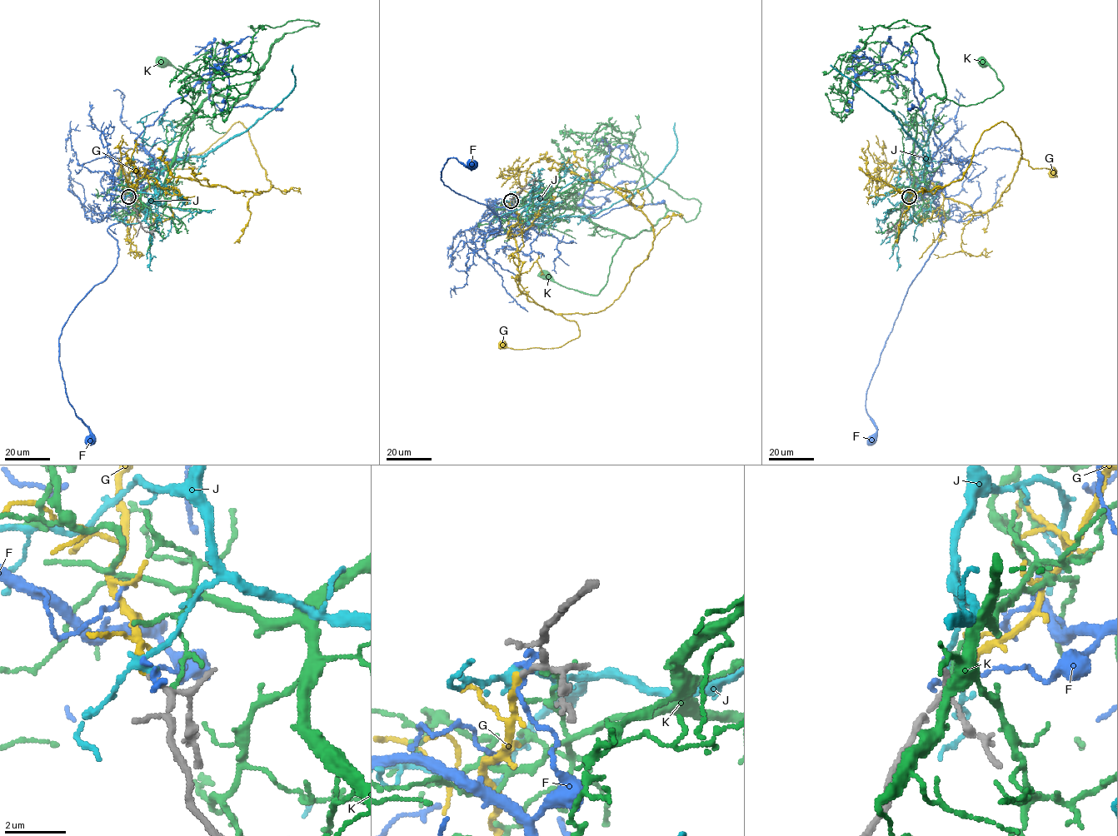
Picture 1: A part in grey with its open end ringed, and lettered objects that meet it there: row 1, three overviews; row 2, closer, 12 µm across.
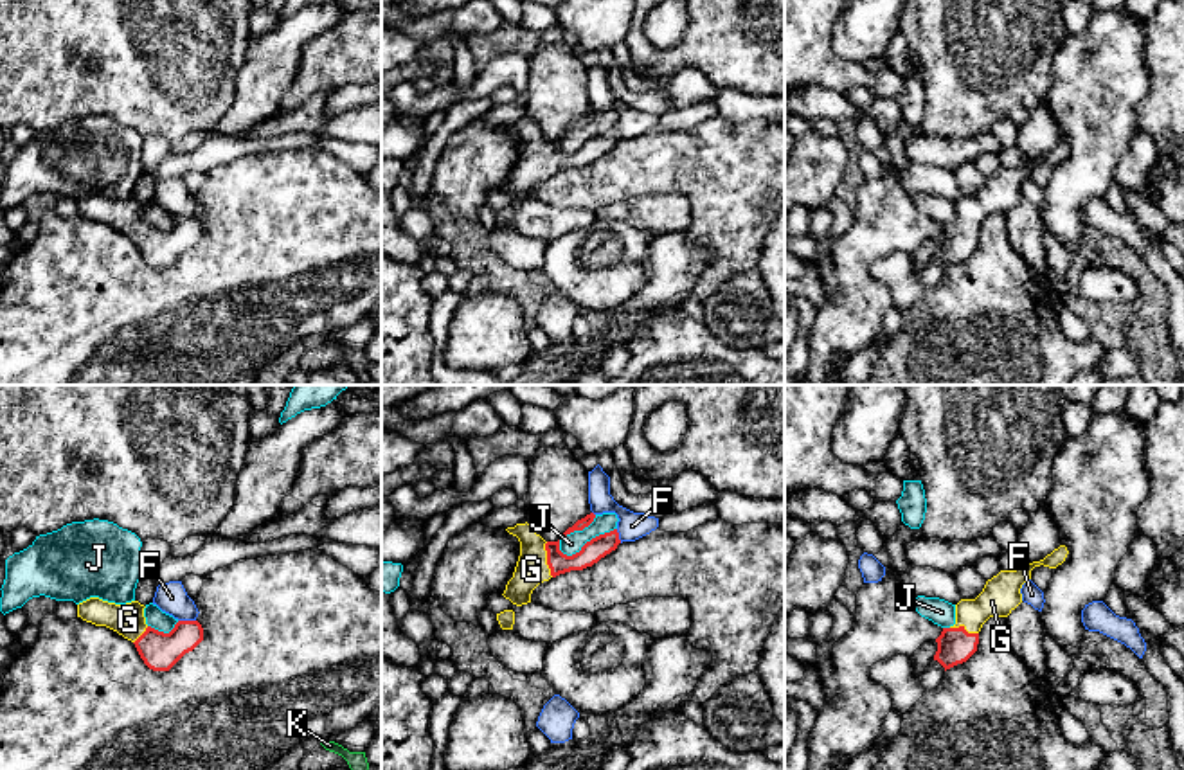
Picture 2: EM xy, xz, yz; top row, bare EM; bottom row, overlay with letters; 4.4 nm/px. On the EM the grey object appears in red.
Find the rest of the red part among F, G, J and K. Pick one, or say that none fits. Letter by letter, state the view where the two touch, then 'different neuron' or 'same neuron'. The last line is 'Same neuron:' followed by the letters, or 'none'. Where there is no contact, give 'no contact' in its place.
F: xy | different neuron
G: xz | same neuron
J: xz | different neuron
K: no contact | different neuron
Same neuron: G

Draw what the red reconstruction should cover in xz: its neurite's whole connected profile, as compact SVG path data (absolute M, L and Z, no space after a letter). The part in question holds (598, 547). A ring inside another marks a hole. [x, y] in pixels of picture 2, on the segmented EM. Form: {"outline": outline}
{"outline": "M527 522L506 531L520 542L513 578L502 594L516 606L531 603L531 594L540 583L570 570L592 567L621 543L619 533L614 529L587 542L579 552L567 556L560 551L560 540L545 542Z"}

